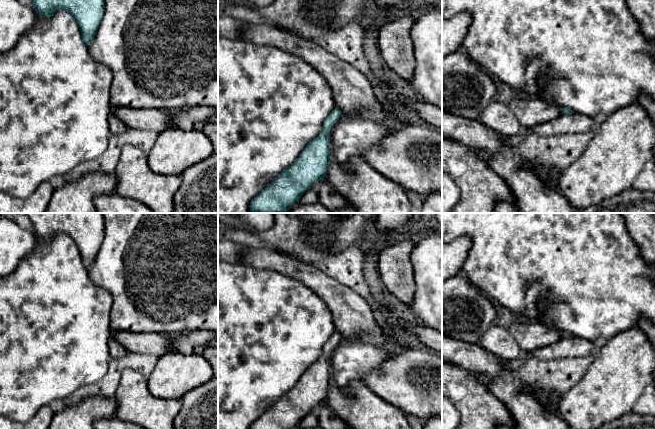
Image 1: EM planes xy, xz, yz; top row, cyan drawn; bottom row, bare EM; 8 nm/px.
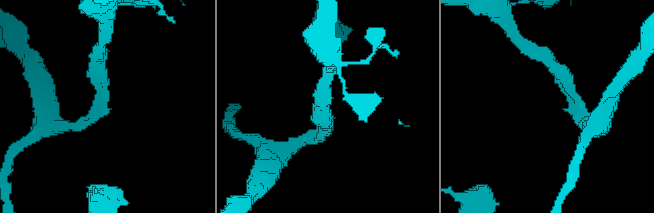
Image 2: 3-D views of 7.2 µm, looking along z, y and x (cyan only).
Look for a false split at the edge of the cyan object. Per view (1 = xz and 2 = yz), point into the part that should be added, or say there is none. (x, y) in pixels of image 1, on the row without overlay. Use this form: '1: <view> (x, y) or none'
1: none
2: none

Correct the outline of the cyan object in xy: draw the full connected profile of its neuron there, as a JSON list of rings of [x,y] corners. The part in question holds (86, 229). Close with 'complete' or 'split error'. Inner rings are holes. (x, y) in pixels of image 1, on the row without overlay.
[[[26,213],[33,225],[33,233],[45,241],[53,240],[58,233],[64,233],[76,243],[83,265],[89,269],[104,239],[103,213]]]; complete

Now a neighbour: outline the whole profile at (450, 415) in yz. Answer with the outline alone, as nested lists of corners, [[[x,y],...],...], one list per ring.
[[[442,394],[442,429],[457,429],[460,413],[453,403]]]

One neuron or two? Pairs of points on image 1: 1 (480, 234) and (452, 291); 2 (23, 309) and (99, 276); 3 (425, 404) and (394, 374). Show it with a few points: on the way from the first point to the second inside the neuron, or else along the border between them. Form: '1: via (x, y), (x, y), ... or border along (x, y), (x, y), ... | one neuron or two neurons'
1: border along (461, 273), (479, 288) | two neurons
2: border along (87, 269), (89, 277), (97, 285), (110, 293) | two neurons
3: via (417, 396), (402, 381) | one neuron

